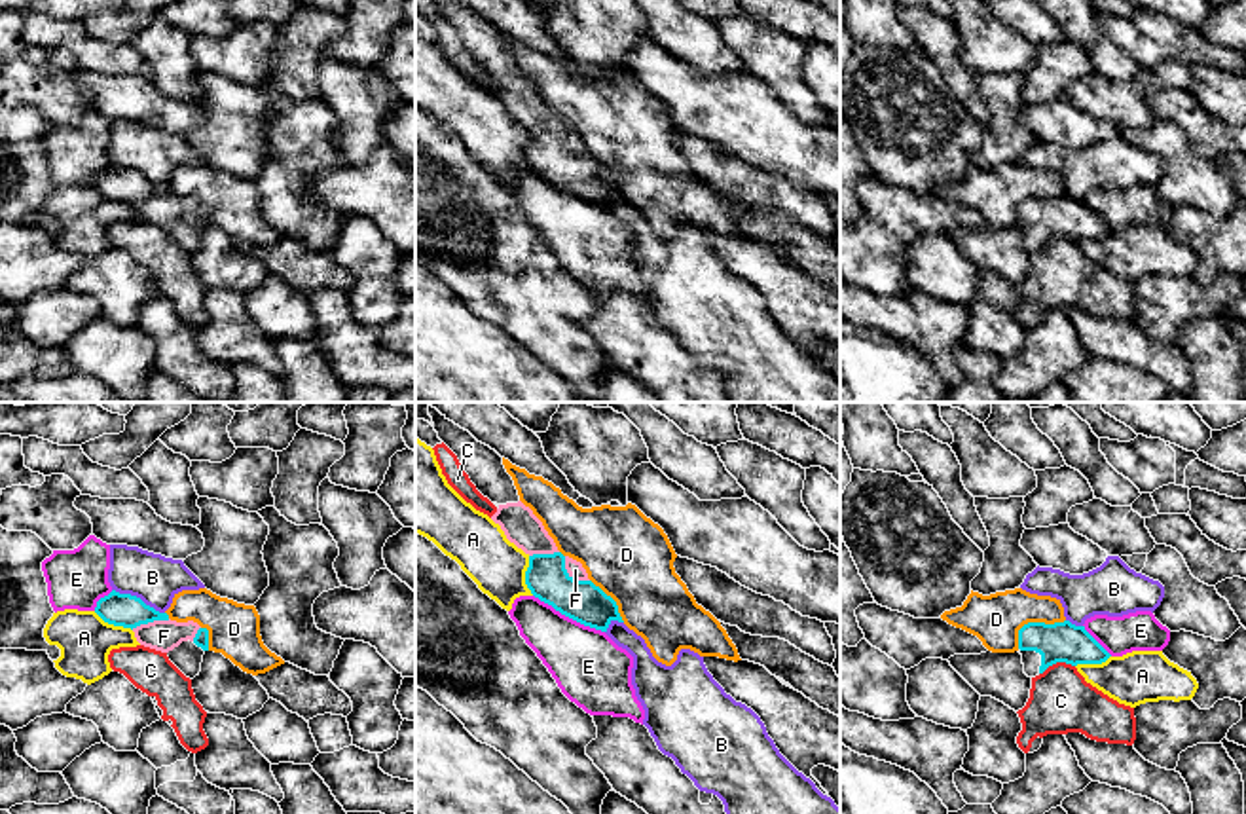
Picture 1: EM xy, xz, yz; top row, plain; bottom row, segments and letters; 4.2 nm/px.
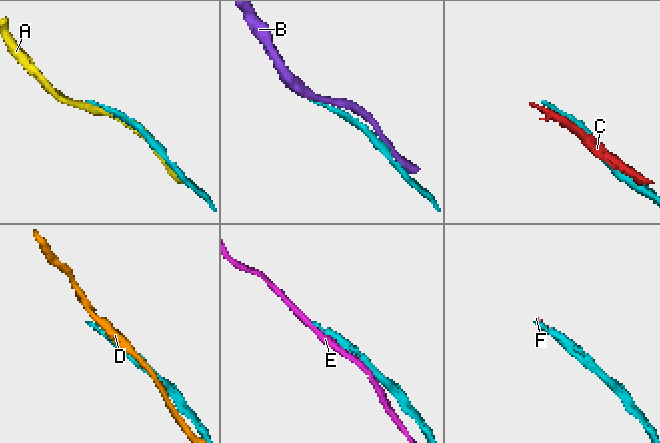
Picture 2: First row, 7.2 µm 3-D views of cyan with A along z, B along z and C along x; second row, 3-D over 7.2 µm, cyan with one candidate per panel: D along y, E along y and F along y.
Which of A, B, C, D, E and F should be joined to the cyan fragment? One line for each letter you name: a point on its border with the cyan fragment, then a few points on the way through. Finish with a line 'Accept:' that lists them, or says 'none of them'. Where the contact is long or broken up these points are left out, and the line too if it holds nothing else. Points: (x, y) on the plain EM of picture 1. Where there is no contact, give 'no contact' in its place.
F: meets cyan in xz at (571, 152)
Accept: F

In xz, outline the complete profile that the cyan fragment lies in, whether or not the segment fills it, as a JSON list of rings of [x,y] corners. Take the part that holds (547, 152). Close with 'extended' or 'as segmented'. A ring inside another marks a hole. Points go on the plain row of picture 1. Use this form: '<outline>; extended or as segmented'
[[[522,76],[499,80],[491,95],[529,131],[525,159],[535,173],[601,207],[607,207],[613,195],[624,197],[616,176],[588,154],[580,137],[558,125],[529,82]]]; extended

